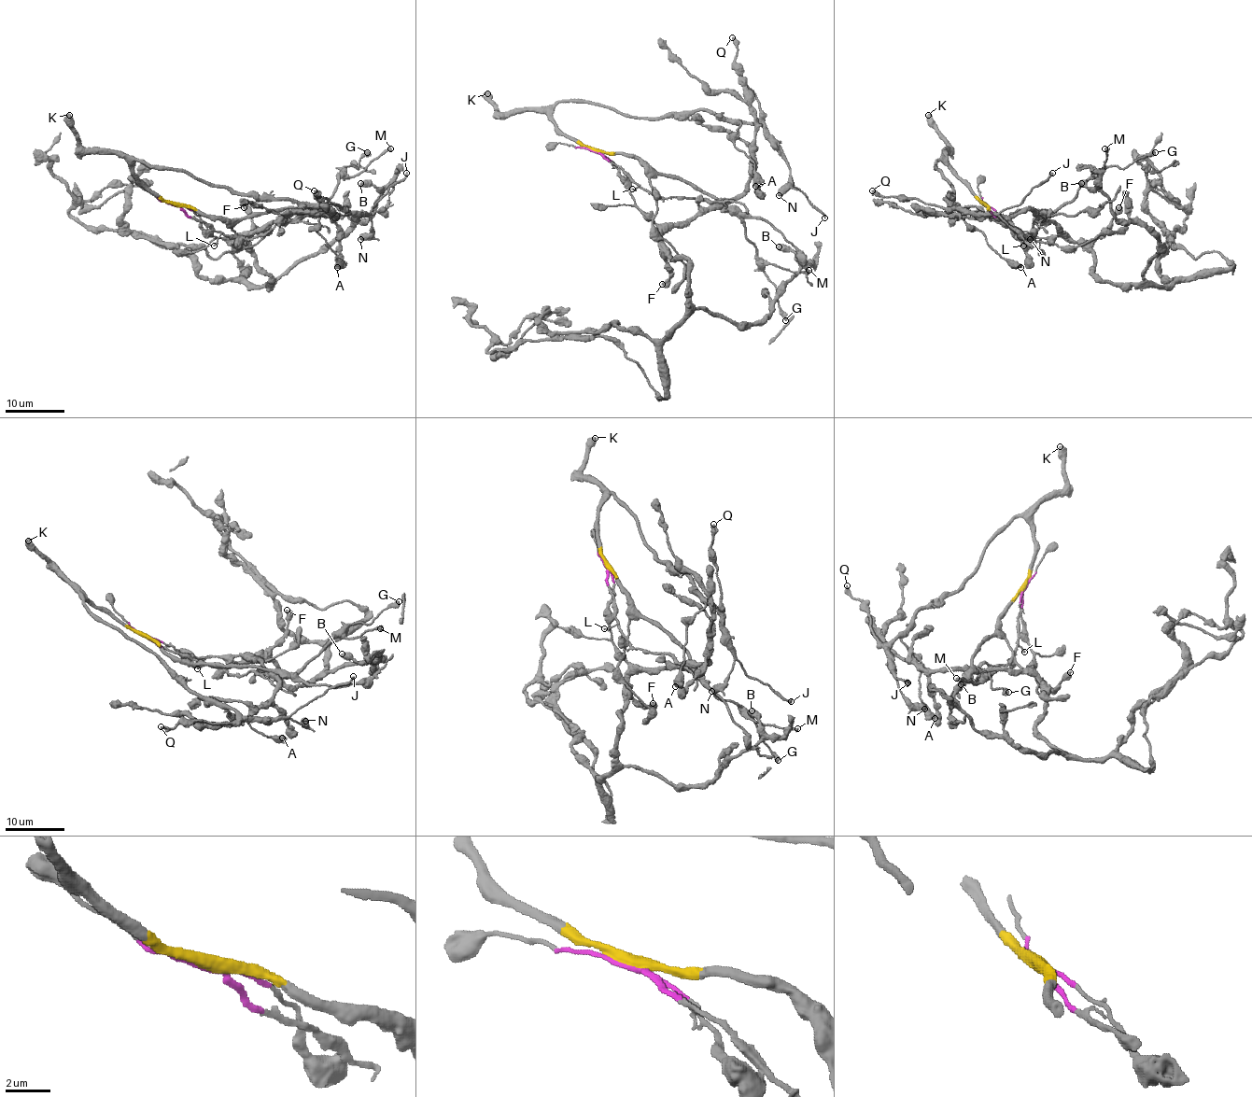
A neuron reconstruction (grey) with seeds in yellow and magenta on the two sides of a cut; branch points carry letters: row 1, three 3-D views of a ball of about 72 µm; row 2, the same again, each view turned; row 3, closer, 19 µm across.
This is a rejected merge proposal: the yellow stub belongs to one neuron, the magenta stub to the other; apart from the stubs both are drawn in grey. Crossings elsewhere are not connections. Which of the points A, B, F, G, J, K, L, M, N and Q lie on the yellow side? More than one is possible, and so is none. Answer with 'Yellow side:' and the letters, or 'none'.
Yellow side: A, G, J, K, M, N, Q

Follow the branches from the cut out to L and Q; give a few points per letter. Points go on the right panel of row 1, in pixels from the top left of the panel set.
L: (987, 205), (994, 216), (1019, 233), (1022, 246)
Q: (987, 205), (937, 161), (952, 191), (945, 199), (957, 203), (951, 208), (879, 196), (872, 190)

